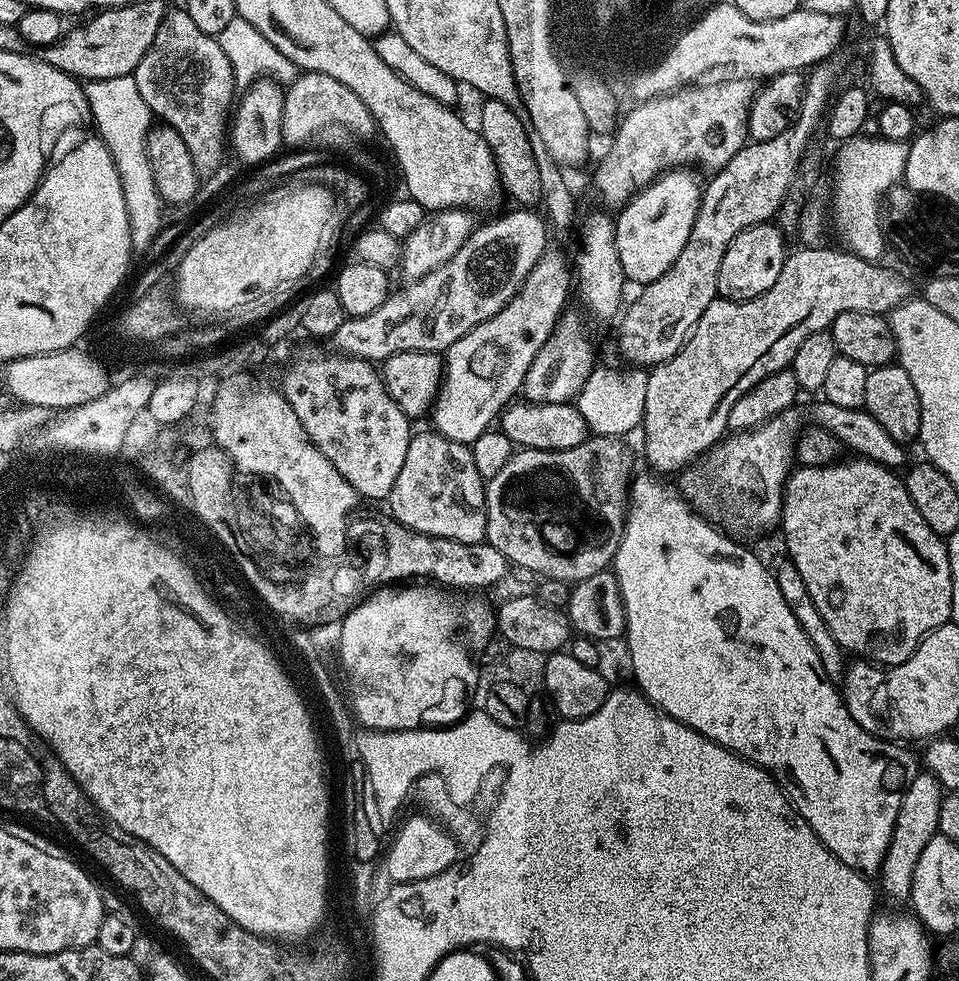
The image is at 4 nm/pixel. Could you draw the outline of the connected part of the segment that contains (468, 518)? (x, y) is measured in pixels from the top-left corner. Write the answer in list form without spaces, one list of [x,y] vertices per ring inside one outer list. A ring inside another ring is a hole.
[[[435,430],[417,431],[413,435],[410,446],[406,450],[406,462],[402,462],[402,470],[398,478],[394,478],[394,490],[390,490],[386,501],[387,511],[398,524],[427,536],[454,538],[458,542],[479,544],[488,535],[486,522],[488,508],[484,505],[486,481],[478,474],[478,466],[474,466],[474,458],[469,445],[441,436]]]

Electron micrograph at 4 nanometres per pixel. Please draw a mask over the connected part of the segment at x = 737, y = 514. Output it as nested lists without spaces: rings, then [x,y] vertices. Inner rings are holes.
[[[789,410],[756,428],[749,428],[746,432],[725,435],[719,444],[708,449],[703,456],[679,473],[680,488],[684,491],[683,499],[701,517],[712,522],[720,520],[719,527],[736,538],[756,536],[767,528],[775,529],[780,522],[780,508],[784,505],[784,485],[792,475],[794,461],[797,459],[798,437],[801,435],[799,432],[800,416],[796,410]]]

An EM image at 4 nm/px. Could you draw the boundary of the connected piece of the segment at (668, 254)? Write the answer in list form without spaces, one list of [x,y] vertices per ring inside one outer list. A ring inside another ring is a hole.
[[[666,174],[643,187],[619,209],[620,217],[614,221],[622,270],[625,277],[631,283],[633,280],[636,286],[662,278],[662,274],[674,266],[678,254],[682,254],[686,238],[690,238],[690,230],[694,230],[694,218],[700,209],[702,188],[686,176],[676,176],[680,175]]]

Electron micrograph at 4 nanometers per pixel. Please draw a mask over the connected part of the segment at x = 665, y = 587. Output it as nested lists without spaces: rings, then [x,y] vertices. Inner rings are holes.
[[[640,484],[631,489],[630,503],[626,509],[626,519],[624,521],[624,537],[620,540],[620,545],[616,551],[616,558],[614,561],[614,571],[616,574],[616,581],[620,587],[620,593],[624,599],[624,627],[626,629],[626,641],[628,640],[628,660],[632,663],[632,676],[635,687],[644,693],[644,696],[656,708],[661,708],[670,718],[674,718],[678,722],[682,722],[686,726],[690,726],[694,730],[698,730],[698,734],[702,734],[706,738],[710,738],[714,742],[718,742],[722,747],[729,748],[731,752],[735,752],[737,756],[741,756],[744,760],[749,760],[750,763],[756,764],[762,769],[772,773],[776,783],[784,789],[785,796],[792,802],[792,807],[799,812],[800,817],[805,820],[810,826],[810,830],[814,830],[814,834],[818,834],[818,838],[822,841],[831,852],[837,856],[842,862],[846,862],[846,866],[850,866],[855,872],[861,874],[872,874],[868,872],[879,873],[884,866],[884,859],[886,852],[890,846],[890,840],[894,834],[894,822],[898,818],[898,810],[900,803],[904,797],[904,791],[910,786],[910,782],[918,775],[918,767],[916,768],[916,760],[918,764],[918,756],[911,752],[911,747],[905,746],[900,742],[893,742],[890,740],[882,740],[879,736],[872,736],[862,726],[858,726],[858,722],[854,722],[854,718],[848,712],[848,708],[844,704],[844,697],[838,691],[837,685],[834,683],[832,677],[828,676],[826,670],[823,669],[822,662],[819,661],[818,653],[811,645],[810,638],[808,638],[799,624],[798,618],[794,614],[794,610],[789,606],[788,599],[782,594],[780,583],[776,581],[773,569],[768,568],[751,552],[748,548],[743,548],[743,543],[737,542],[731,535],[725,534],[717,527],[711,526],[707,521],[698,517],[695,513],[691,512],[689,505],[684,503],[681,499],[674,500],[672,497],[667,496],[662,489],[656,484]]]

